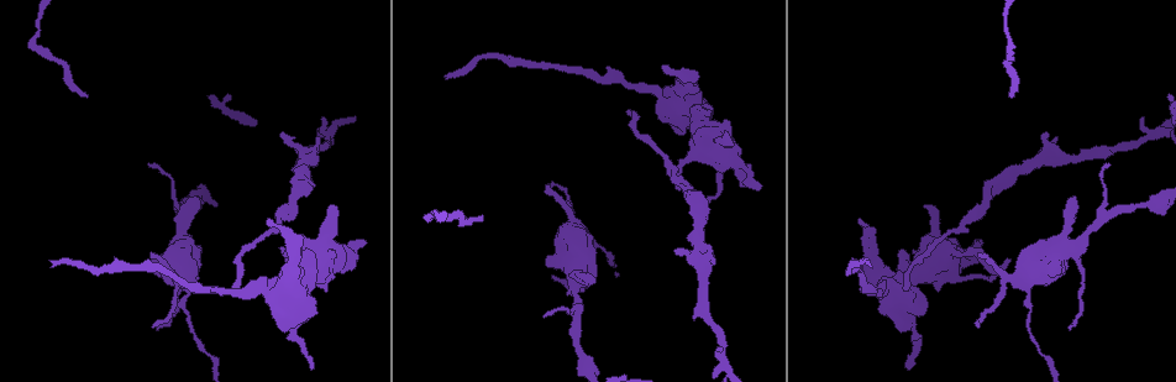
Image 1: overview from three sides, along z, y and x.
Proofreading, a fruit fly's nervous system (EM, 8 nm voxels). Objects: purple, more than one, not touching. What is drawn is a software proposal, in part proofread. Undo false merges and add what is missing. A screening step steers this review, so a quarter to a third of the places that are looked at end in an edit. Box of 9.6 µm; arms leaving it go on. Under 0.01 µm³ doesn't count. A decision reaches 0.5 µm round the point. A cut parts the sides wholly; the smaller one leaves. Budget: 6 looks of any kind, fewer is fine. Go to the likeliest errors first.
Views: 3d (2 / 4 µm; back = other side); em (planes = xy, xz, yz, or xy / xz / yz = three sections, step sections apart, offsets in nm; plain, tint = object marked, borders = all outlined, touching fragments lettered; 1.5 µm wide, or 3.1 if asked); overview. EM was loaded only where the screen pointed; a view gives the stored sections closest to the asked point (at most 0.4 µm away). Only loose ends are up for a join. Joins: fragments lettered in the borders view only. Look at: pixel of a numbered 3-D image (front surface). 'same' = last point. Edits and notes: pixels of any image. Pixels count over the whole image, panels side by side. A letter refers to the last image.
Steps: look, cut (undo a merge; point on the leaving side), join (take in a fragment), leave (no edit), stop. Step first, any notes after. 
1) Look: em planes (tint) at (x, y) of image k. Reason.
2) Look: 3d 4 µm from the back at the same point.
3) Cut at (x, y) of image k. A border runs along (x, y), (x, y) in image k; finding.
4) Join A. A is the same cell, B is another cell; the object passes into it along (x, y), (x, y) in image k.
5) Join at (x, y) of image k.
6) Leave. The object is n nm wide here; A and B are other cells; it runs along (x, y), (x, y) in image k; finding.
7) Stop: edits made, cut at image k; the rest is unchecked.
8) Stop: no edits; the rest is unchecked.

Look: em planes (borders) at (52, 266) of image 1.

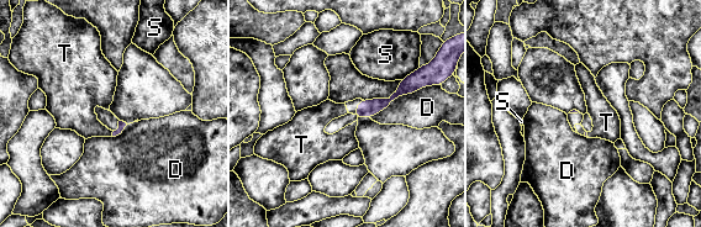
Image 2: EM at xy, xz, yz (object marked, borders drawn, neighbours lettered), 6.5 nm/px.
Join at (79, 115) of image 2. T is the same cell, D and S are other cells; the object passes into it along (121, 125), (112, 133), (79, 115) in image 2; it goes on there.

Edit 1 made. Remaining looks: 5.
Look: em xz step 4 (tint) at (953, 252) of image 1. Sudden change in width.

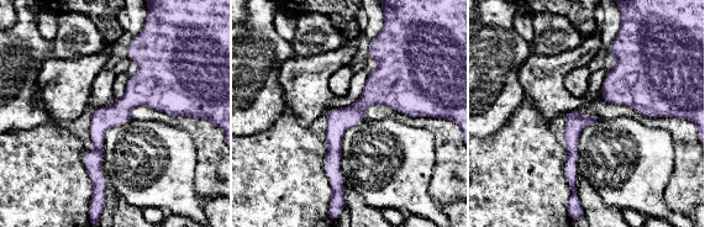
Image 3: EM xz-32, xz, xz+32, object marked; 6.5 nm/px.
Look: em planes (tint) at the same point.

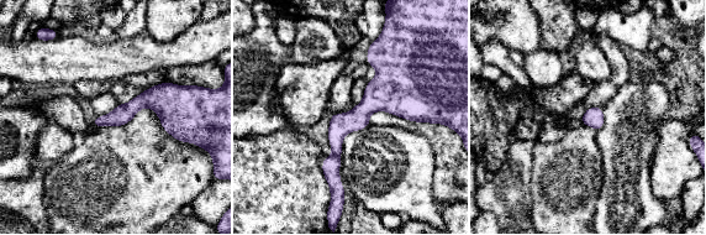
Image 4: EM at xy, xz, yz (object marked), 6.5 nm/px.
Look: em planes (borders) at the same point. See the neighbours.

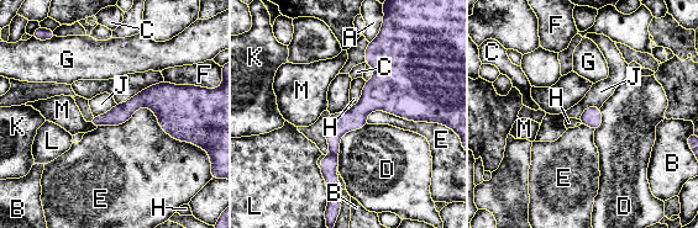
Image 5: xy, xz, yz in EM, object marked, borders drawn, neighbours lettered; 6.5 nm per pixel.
Leave. The object is 130 nm wide here; the longest contact is with E, 650 nm; A, B, C, D, E, F, G, H, J, K, L and M are other cells; continuous, no second neuron.

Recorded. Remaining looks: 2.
Look: 3d 4 µm at (982, 241) of image 1. An open end.

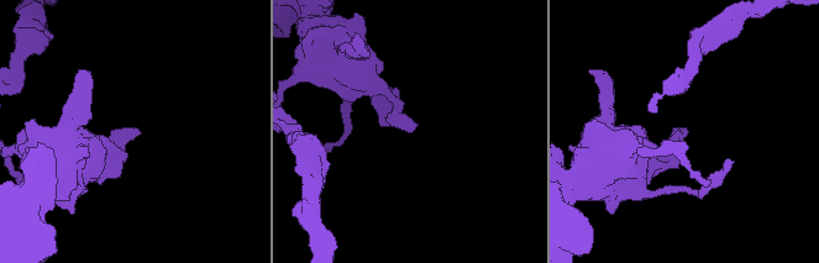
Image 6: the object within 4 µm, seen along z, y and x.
Look: em planes (borders) at (683, 128) of image 6.

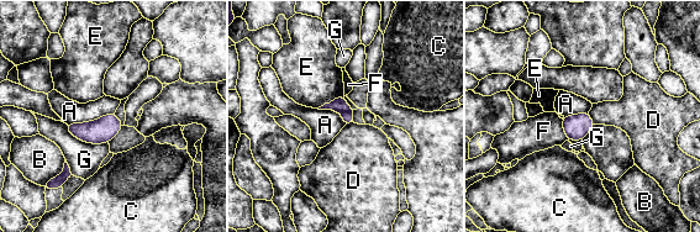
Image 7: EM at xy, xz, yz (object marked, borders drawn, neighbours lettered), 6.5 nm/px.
Leave. A, B, C, D, E, F and G are other cells; a border runs along (114, 112), (88, 121), (66, 124) in image 7; no lettered fragment goes on from it.

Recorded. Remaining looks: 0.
Stop: edits made, join at image 2; the rest is unchecked.

